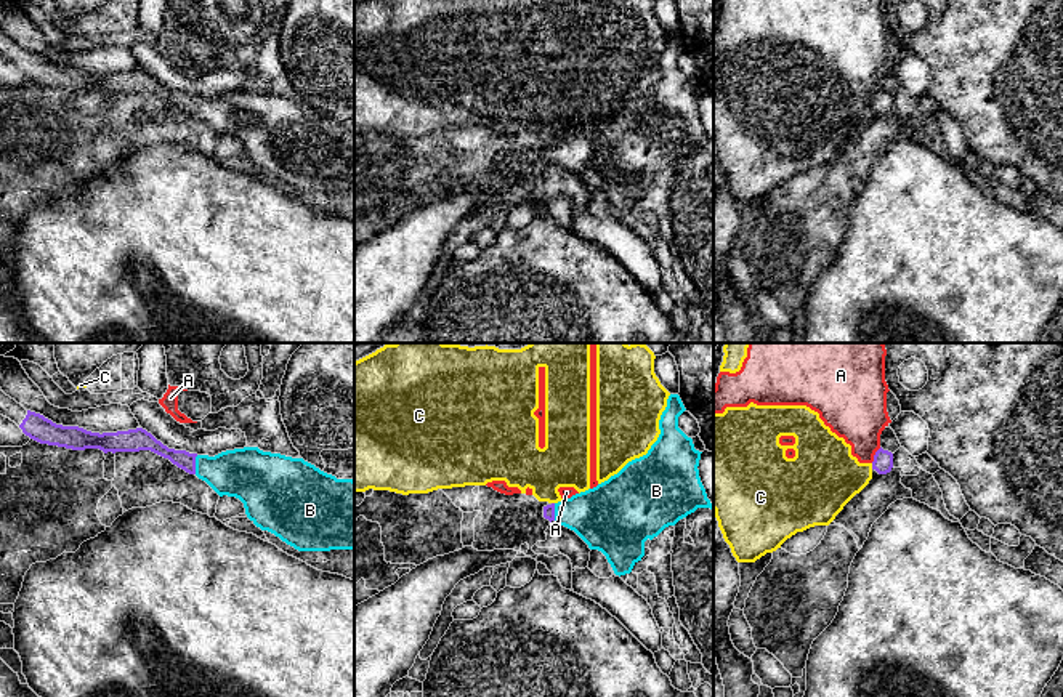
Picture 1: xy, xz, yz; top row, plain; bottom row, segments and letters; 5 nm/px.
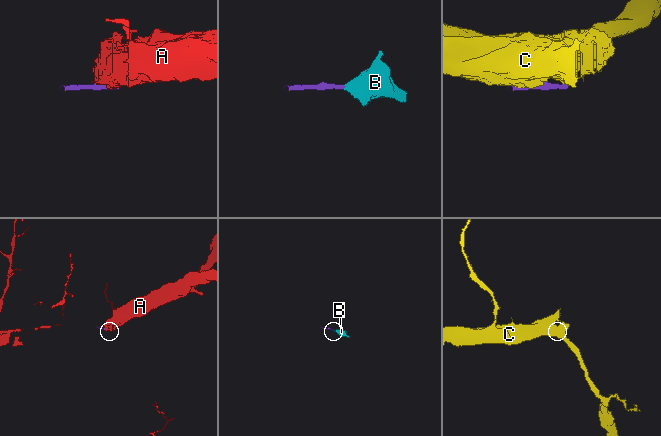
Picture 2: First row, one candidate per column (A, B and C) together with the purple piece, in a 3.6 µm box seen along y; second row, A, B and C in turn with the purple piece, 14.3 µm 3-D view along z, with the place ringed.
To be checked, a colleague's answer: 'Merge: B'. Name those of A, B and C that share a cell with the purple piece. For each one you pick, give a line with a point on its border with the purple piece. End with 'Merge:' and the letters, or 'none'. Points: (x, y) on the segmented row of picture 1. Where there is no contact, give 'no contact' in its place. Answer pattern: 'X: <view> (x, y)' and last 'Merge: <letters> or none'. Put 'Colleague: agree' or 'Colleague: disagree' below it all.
B: xy (194, 465)
Merge: B
Colleague: agree

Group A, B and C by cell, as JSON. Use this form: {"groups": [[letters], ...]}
{"groups": [["A", "C"], ["B"]]}

